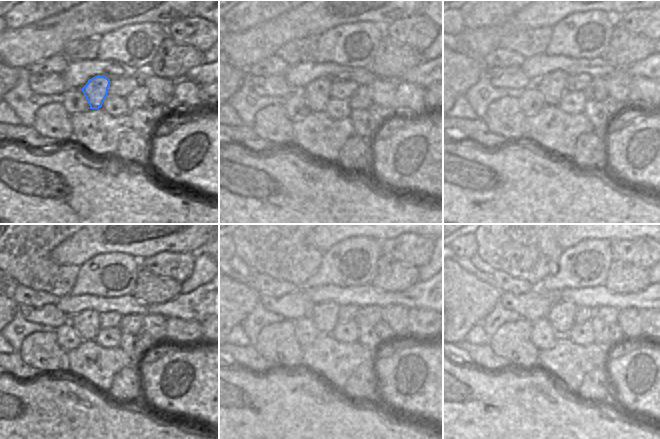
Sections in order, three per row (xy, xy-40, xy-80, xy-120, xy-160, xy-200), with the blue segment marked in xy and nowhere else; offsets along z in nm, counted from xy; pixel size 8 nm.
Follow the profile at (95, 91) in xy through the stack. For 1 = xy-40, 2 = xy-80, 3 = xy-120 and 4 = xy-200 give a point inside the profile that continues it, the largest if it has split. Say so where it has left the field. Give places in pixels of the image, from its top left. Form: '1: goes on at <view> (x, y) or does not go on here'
1: goes on at xy-40 (317, 93)
2: goes on at xy-80 (533, 100)
3: goes on at xy-120 (87, 323)
4: goes on at xy-200 (547, 320)

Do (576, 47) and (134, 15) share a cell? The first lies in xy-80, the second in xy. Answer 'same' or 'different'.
different

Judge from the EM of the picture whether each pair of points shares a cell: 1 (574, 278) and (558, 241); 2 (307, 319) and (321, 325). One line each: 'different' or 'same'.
1: different
2: same

